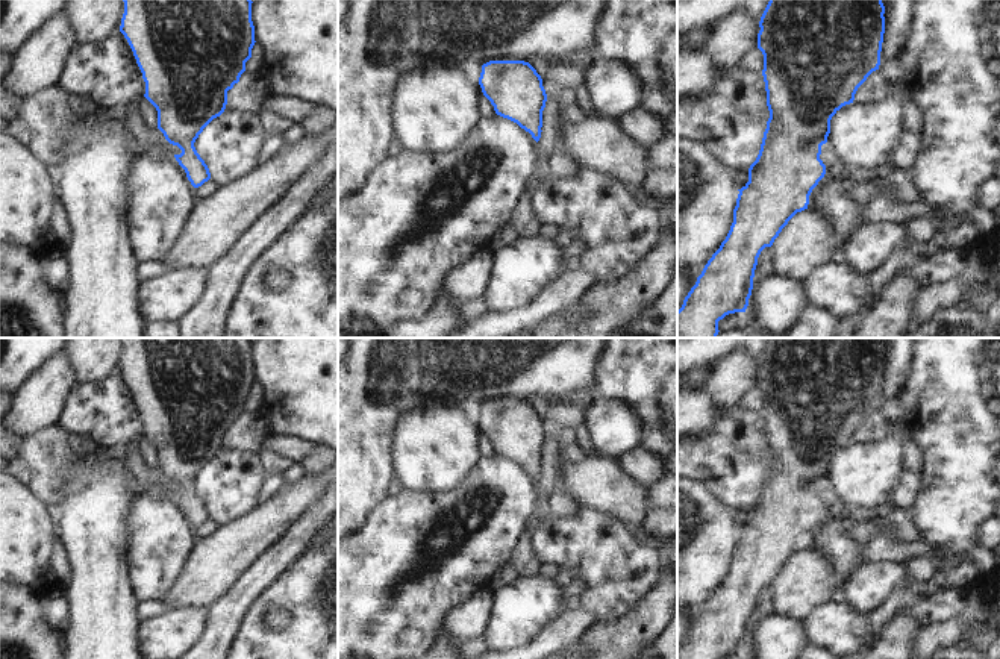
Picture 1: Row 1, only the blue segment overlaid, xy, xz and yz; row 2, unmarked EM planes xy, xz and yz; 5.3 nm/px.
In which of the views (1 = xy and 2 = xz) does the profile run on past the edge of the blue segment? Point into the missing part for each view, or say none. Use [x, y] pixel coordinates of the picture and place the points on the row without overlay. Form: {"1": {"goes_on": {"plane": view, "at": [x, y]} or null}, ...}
{"1": {"goes_on": null}, "2": {"goes_on": null}}

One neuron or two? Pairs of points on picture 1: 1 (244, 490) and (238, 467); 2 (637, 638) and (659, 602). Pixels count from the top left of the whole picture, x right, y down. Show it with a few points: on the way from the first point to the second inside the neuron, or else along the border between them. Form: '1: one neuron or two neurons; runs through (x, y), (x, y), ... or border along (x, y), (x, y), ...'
1: one neuron; runs through (238, 484), (238, 473)
2: one neuron; runs through (638, 629), (655, 611)

